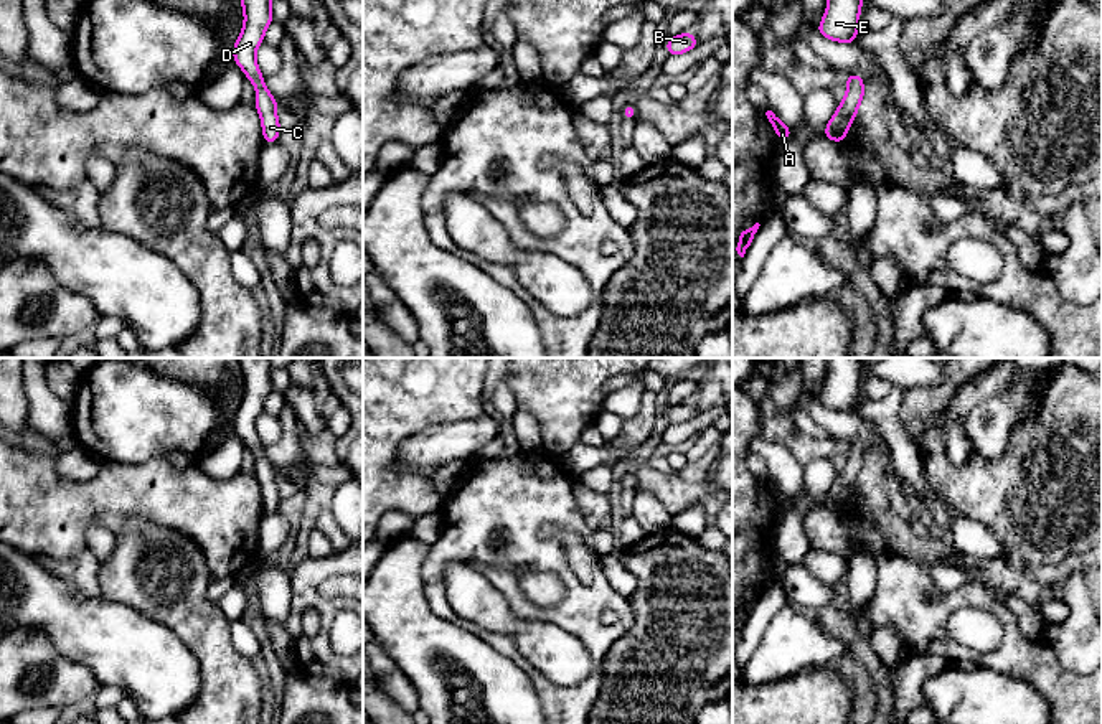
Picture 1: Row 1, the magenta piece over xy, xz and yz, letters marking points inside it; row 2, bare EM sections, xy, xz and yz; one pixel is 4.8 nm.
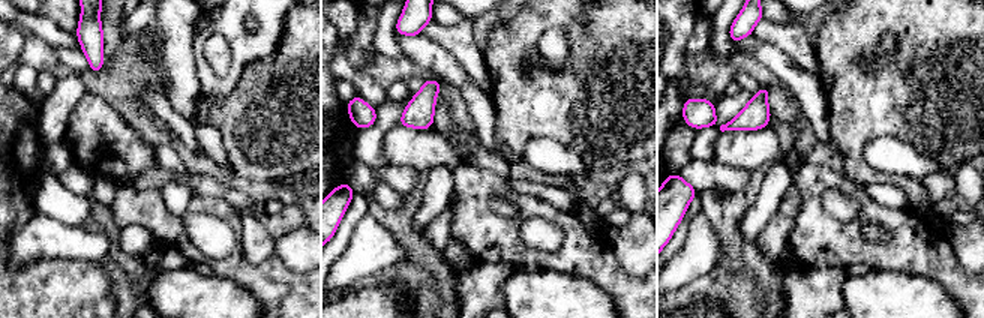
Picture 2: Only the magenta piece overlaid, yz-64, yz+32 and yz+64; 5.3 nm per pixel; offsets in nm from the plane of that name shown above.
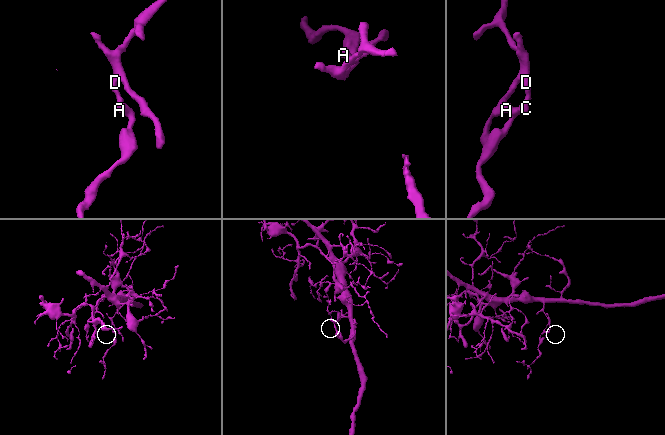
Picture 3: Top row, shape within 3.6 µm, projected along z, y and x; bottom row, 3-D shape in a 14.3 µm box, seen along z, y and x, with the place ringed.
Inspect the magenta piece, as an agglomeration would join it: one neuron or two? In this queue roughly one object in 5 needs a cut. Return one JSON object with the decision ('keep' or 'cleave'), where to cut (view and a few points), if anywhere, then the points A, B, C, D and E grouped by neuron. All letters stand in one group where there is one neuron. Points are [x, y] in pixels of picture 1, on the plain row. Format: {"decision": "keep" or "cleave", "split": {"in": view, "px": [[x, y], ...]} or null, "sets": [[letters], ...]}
{"decision": "keep", "split": null, "sets": [["A", "B", "C", "D", "E"]]}

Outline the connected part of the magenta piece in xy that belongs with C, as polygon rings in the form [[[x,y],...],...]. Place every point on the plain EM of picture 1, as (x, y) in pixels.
[[[238,358],[238,361],[244,394],[233,417],[233,429],[256,457],[254,475],[261,485],[264,513],[274,513],[282,500],[277,488],[277,468],[264,455],[266,447],[256,430],[256,419],[264,412],[264,402],[274,391],[271,379],[274,368],[269,358]]]

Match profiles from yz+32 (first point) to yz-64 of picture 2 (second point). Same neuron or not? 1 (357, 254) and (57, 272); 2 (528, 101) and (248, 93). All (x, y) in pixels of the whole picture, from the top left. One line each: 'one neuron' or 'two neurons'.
1: two neurons
2: one neuron

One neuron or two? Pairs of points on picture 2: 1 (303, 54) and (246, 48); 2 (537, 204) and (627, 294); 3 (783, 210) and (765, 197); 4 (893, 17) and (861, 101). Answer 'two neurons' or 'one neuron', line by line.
1: two neurons
2: one neuron
3: two neurons
4: one neuron

